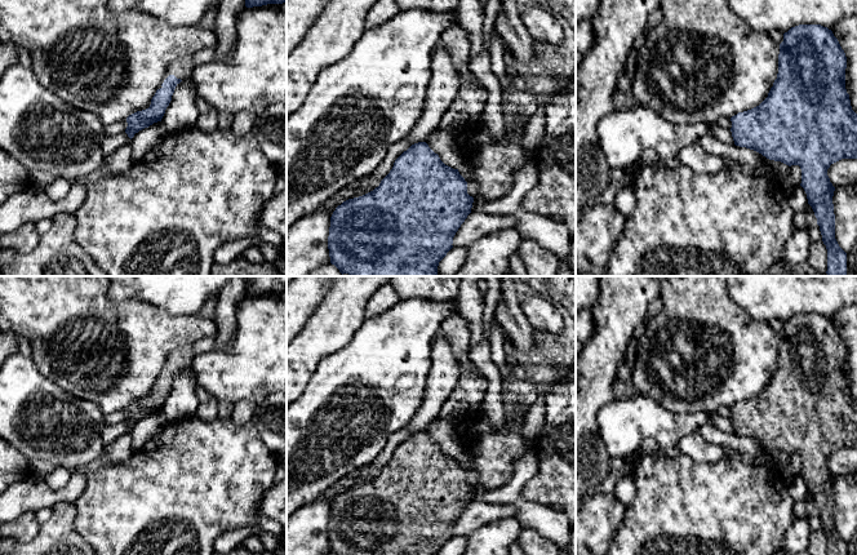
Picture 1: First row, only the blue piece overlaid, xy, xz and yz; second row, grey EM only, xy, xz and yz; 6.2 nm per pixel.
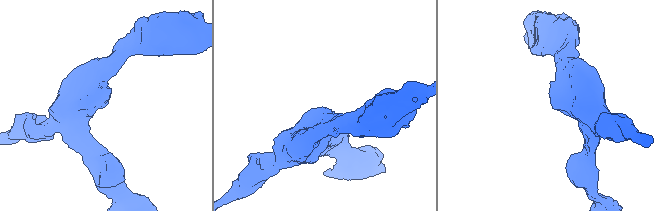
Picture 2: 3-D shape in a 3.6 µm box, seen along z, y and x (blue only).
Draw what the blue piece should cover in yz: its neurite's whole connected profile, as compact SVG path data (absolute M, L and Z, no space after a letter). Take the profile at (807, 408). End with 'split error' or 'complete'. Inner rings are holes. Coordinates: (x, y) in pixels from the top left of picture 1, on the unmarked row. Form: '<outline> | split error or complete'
M821 314L791 316L783 323L783 330L780 333L778 363L768 386L759 395L731 407L731 421L736 435L754 439L769 449L781 450L789 456L800 456L800 475L817 507L822 530L827 538L827 555L847 555L847 542L835 528L832 493L835 476L830 471L827 458L842 448L857 448L857 403L852 399L845 378L845 358L845 342L831 319Z | complete

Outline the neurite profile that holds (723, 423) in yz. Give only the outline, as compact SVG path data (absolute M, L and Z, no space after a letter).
M710 413L710 425L724 432L733 430L731 418L724 418L719 413Z

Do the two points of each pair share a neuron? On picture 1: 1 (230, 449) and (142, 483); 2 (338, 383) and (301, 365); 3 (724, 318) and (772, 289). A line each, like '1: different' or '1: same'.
1: same
2: different
3: different

